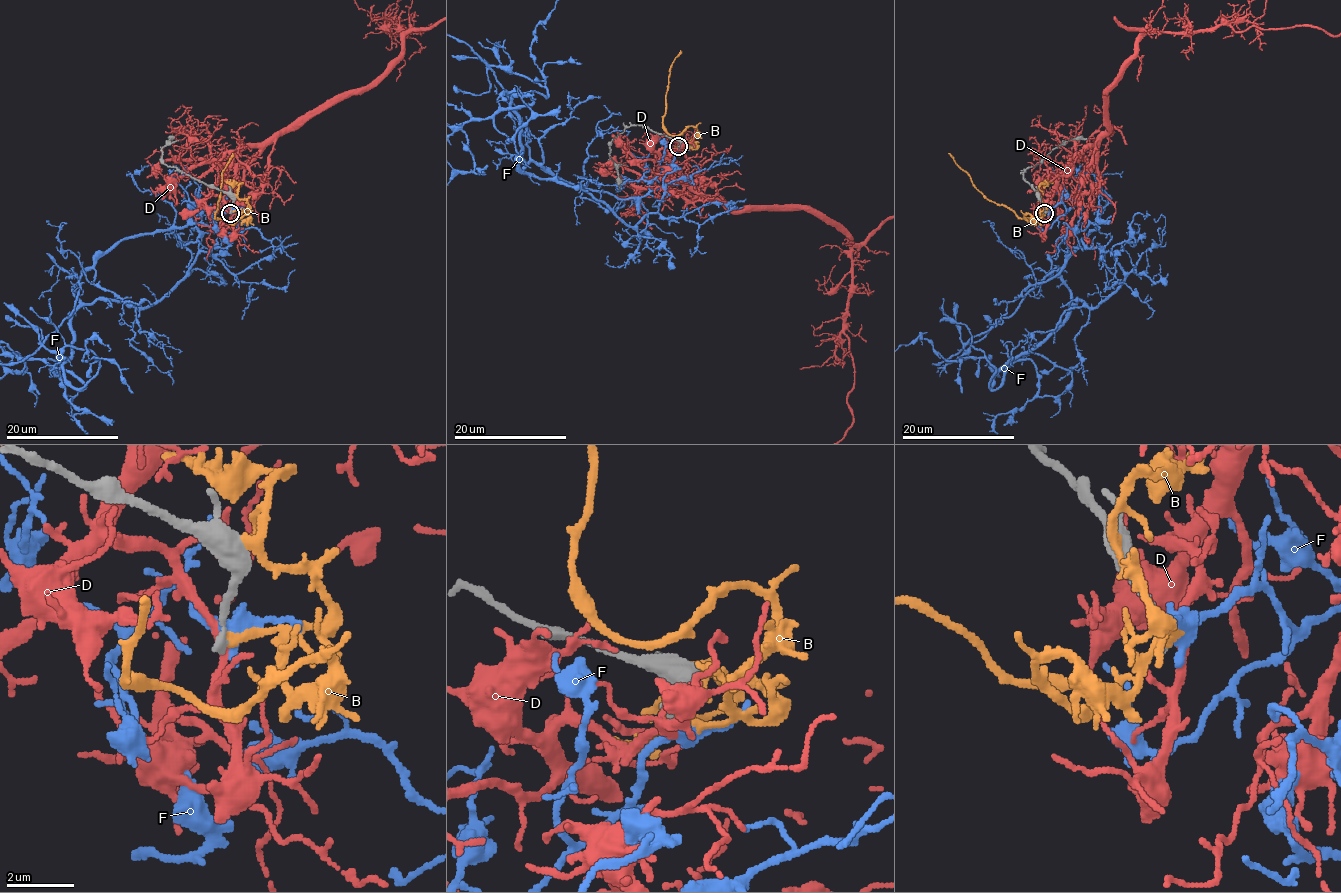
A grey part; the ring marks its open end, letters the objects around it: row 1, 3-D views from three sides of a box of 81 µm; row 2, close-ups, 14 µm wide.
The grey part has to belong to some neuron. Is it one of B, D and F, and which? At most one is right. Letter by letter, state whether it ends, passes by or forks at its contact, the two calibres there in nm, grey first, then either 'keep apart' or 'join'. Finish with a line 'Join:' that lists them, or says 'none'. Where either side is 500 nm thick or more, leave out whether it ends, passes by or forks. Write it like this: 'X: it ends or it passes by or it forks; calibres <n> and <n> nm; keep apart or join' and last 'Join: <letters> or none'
B: it ends; calibres 280 and 240 nm; keep apart
D: it passes by; calibres 240 and 280 nm; keep apart
F: calibres 240 and 500 nm; keep apart
Join: none

